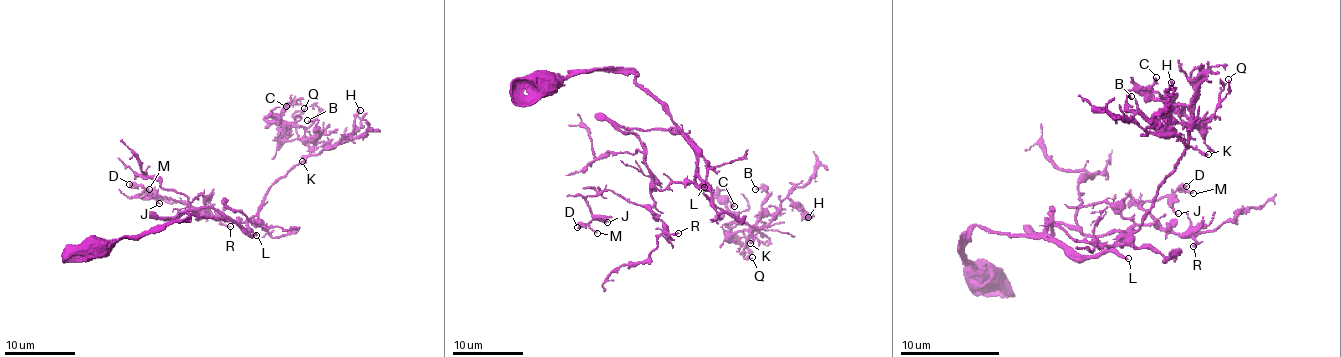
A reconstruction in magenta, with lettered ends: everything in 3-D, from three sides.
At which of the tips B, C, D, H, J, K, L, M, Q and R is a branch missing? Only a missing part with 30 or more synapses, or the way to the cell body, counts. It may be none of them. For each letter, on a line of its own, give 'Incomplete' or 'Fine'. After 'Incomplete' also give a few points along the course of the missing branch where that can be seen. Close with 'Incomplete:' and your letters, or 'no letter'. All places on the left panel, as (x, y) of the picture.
B: Fine
C: Fine
D: Fine
H: Fine
J: Fine
K: Fine
L: Incomplete. Course of what is missing: (256, 235), (268, 231), (298, 180), (288, 152), (249, 143), (242, 124), (258, 103), (249, 103)
M: Fine
Q: Fine
R: Fine
Incomplete: L

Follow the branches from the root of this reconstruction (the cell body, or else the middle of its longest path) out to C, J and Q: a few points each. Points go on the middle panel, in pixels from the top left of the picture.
C: (542, 81), (632, 71), (694, 150), (695, 185), (757, 229), (752, 233), (725, 203), (734, 206)
J: (542, 81), (632, 71), (694, 150), (695, 178), (653, 189), (651, 206), (588, 196), (607, 222)
Q: (542, 81), (632, 71), (694, 150), (695, 185), (757, 229), (743, 255), (752, 257)

